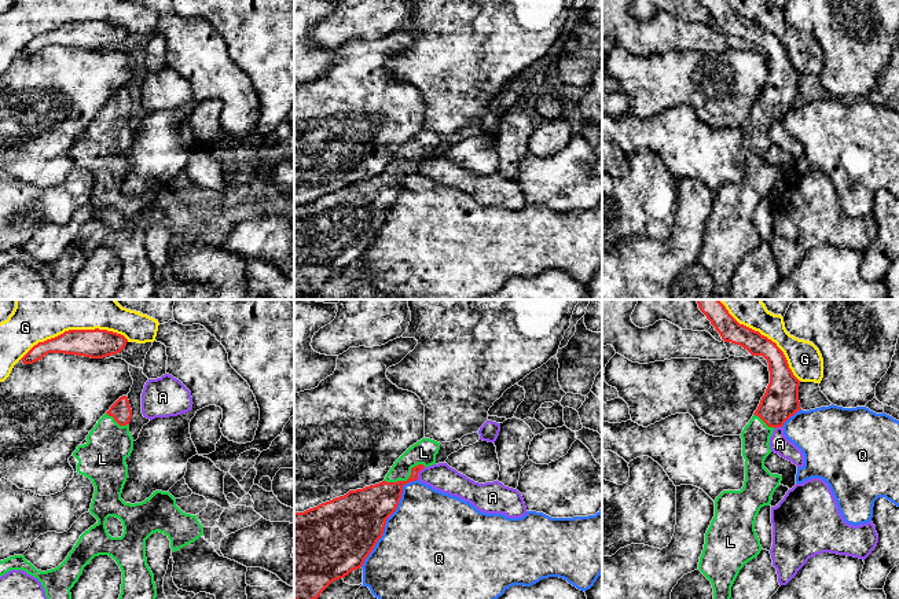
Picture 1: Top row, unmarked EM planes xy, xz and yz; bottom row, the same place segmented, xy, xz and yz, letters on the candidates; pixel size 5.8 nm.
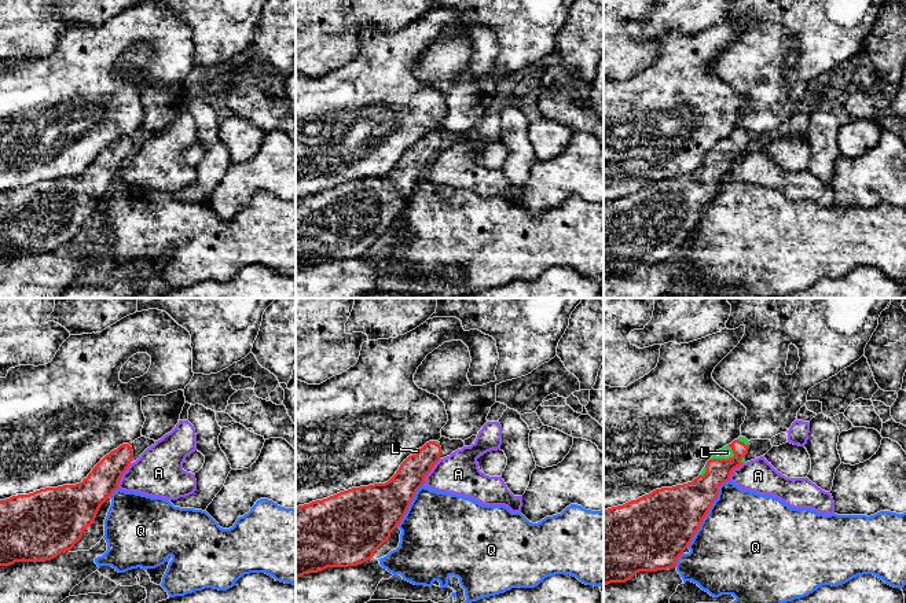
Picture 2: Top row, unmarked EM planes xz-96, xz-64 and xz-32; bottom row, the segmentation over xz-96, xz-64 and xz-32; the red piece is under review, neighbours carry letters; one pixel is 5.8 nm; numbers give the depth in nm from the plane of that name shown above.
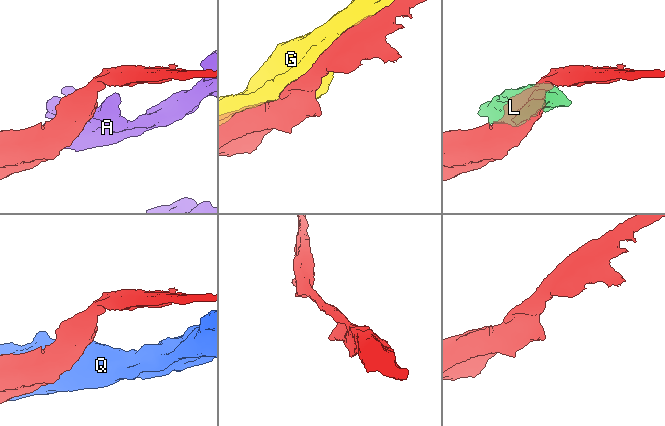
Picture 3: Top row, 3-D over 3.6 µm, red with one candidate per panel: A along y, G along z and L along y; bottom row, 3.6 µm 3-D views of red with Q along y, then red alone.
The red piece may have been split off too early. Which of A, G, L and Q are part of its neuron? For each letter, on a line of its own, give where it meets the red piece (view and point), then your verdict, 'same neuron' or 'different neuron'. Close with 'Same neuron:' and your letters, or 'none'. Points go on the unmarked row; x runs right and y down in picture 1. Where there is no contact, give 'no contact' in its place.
A: contact xz (418, 164); different neuron
G: contact xy (73, 22); different neuron
L: contact xz (408, 171); same neuron
Q: contact xz (386, 210); different neuron
Same neuron: L

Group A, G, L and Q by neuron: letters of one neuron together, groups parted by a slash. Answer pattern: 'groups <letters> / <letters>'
groups A / G / L / Q

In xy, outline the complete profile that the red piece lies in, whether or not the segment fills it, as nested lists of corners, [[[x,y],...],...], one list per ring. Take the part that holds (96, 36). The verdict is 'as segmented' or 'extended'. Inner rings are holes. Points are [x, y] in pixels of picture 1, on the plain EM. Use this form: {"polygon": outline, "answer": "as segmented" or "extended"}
{"polygon": [[[69,22],[55,30],[38,34],[21,52],[23,56],[33,56],[48,45],[103,51],[124,43],[126,34],[124,27],[107,22]]], "answer": "as segmented"}

